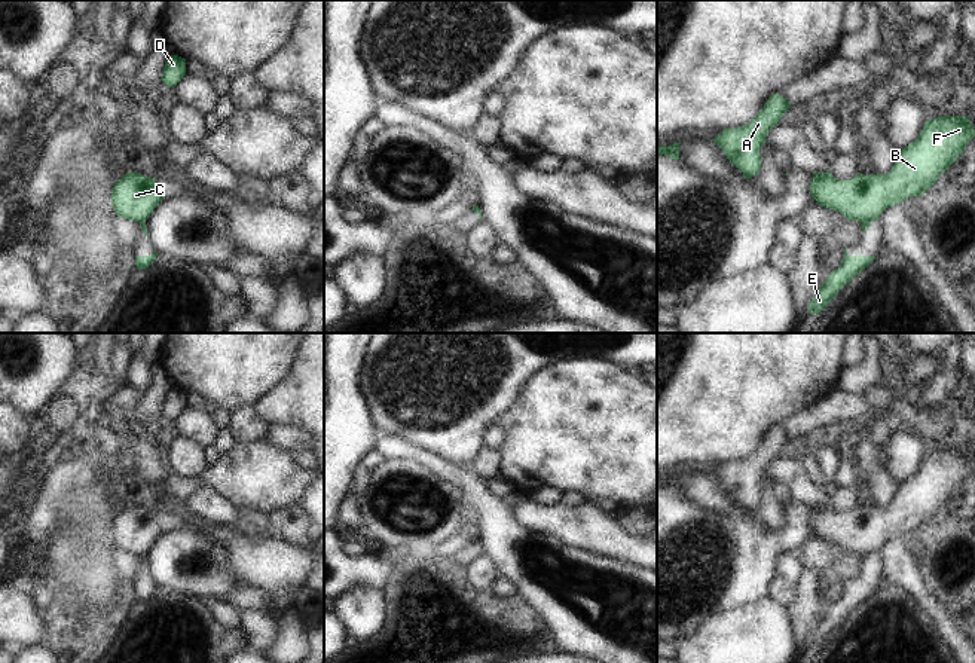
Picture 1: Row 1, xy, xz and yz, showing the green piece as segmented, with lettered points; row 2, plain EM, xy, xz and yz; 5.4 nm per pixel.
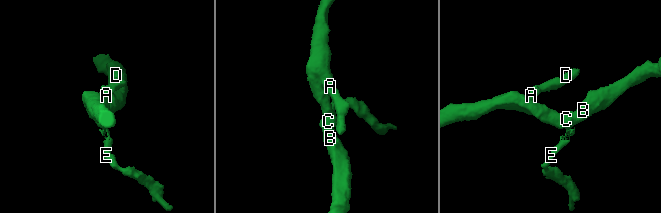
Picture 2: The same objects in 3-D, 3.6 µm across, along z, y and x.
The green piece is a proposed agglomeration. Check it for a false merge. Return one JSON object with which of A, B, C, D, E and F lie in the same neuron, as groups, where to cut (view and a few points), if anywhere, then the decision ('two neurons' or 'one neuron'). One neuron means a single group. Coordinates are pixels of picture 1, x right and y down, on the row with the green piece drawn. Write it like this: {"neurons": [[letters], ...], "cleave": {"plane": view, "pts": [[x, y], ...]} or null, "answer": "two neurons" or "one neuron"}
{"neurons": [["A", "B", "C", "D", "F"], ["E"]], "cleave": {"plane": "yz", "pts": [[877, 217], [862, 223]]}, "answer": "two neurons"}

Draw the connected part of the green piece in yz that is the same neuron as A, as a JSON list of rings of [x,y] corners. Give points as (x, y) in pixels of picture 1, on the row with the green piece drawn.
[[[779,92],[768,97],[761,111],[746,125],[739,128],[724,128],[713,140],[727,159],[743,172],[745,178],[752,178],[761,171],[759,149],[767,141],[768,131],[779,125],[779,120],[791,109],[791,103]]]

